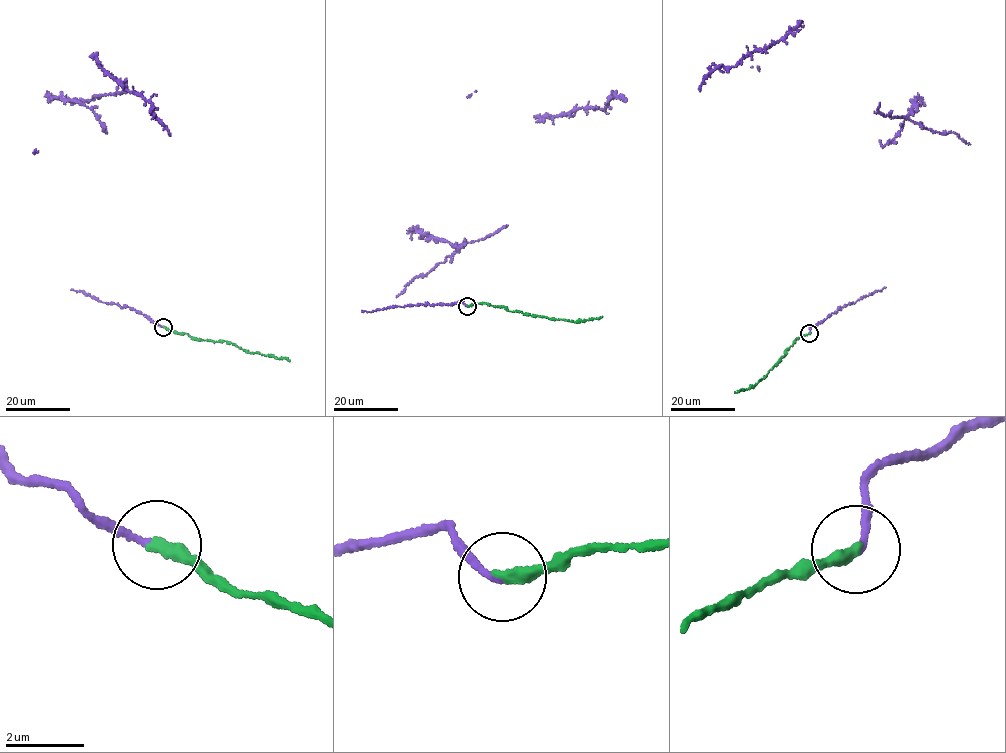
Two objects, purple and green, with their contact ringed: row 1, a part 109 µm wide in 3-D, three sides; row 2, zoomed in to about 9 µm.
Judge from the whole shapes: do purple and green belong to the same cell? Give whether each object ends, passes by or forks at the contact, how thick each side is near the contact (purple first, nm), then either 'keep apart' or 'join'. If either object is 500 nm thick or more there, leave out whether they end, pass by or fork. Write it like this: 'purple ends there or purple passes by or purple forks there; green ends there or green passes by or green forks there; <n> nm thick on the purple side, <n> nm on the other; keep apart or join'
purple ends there; green ends there; 190 nm thick on the purple side, 340 nm on the other; join

